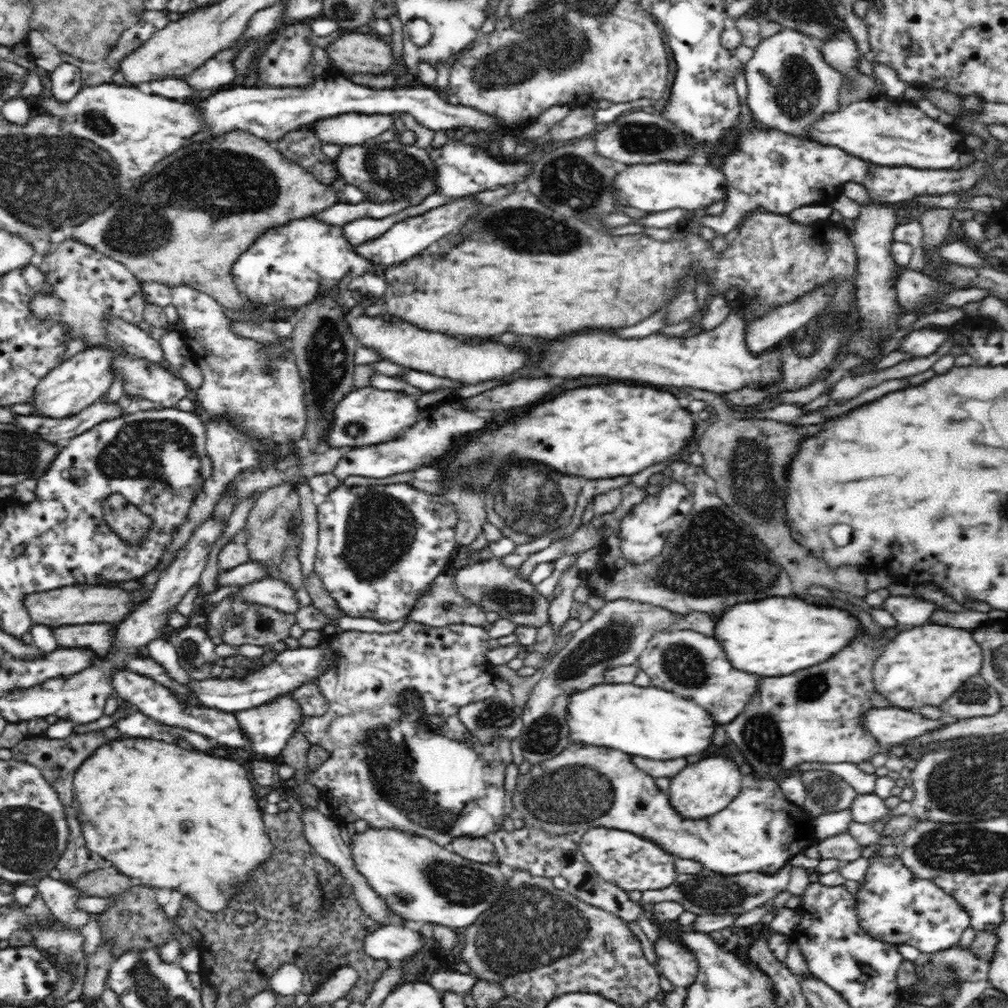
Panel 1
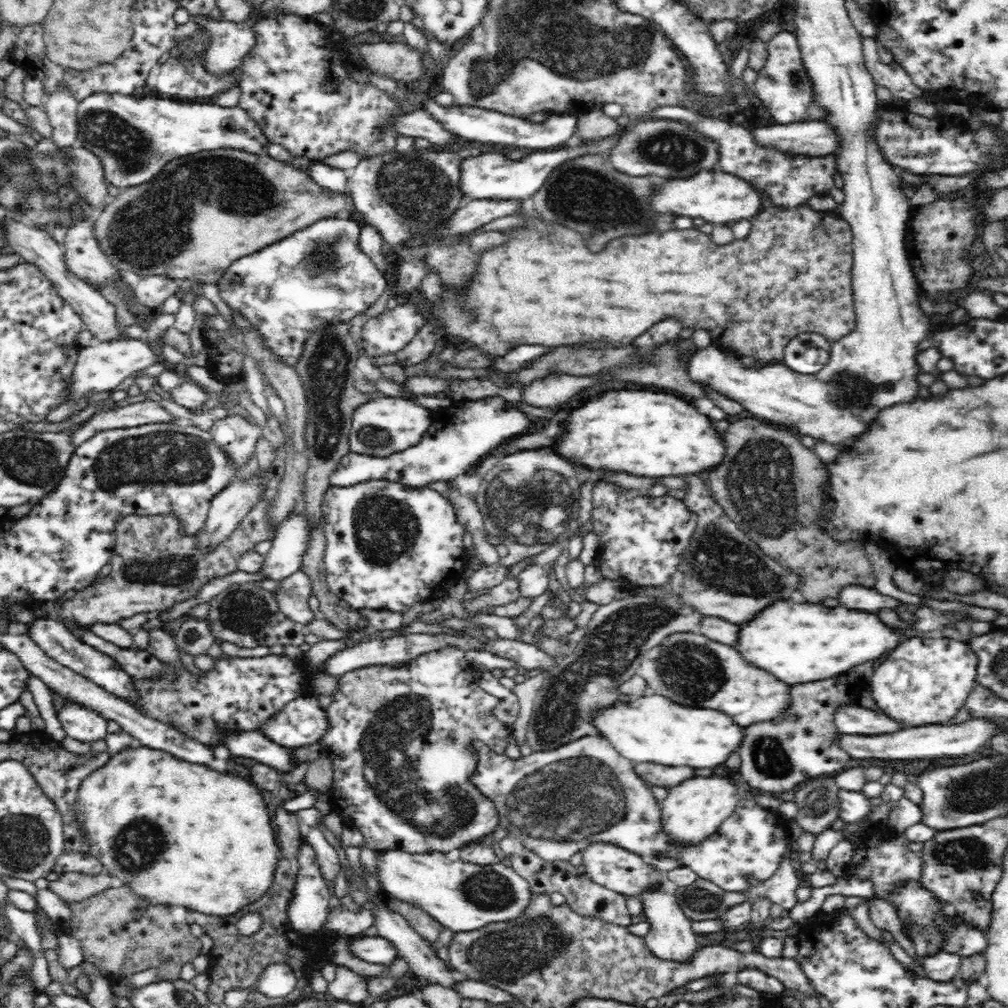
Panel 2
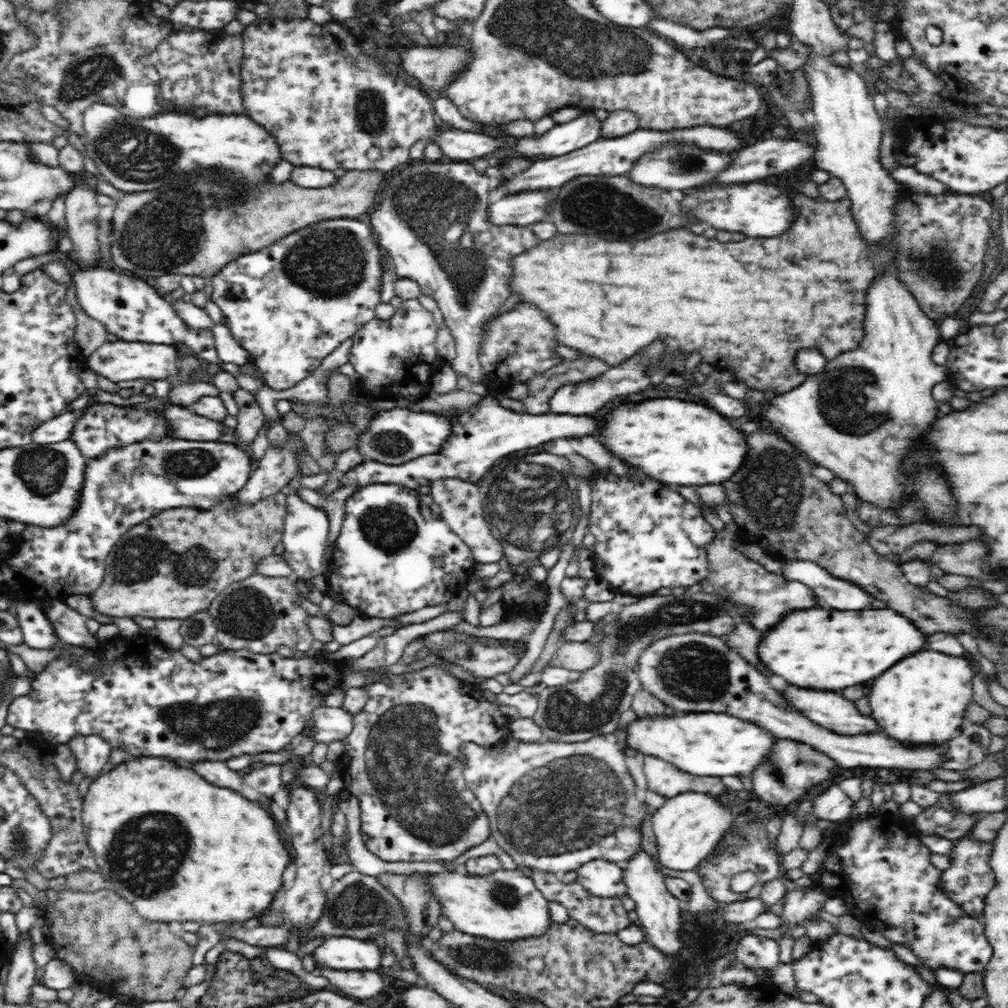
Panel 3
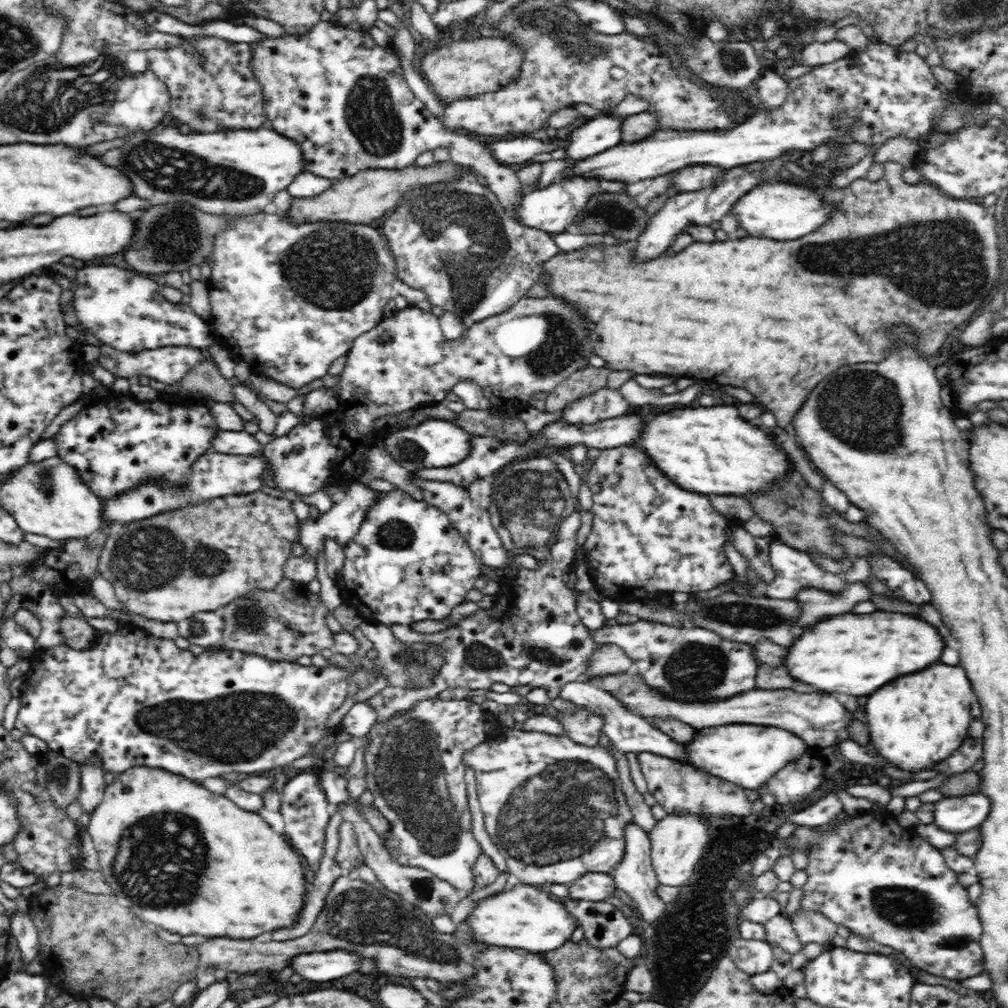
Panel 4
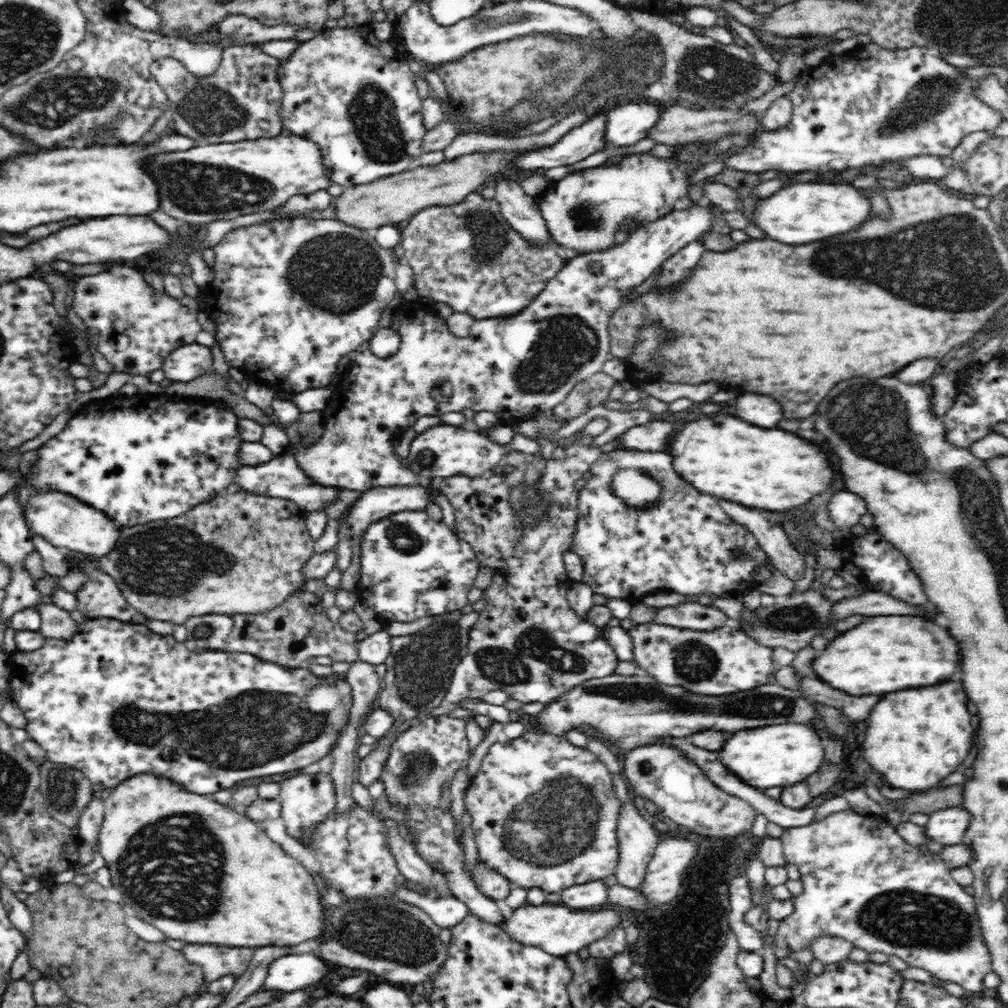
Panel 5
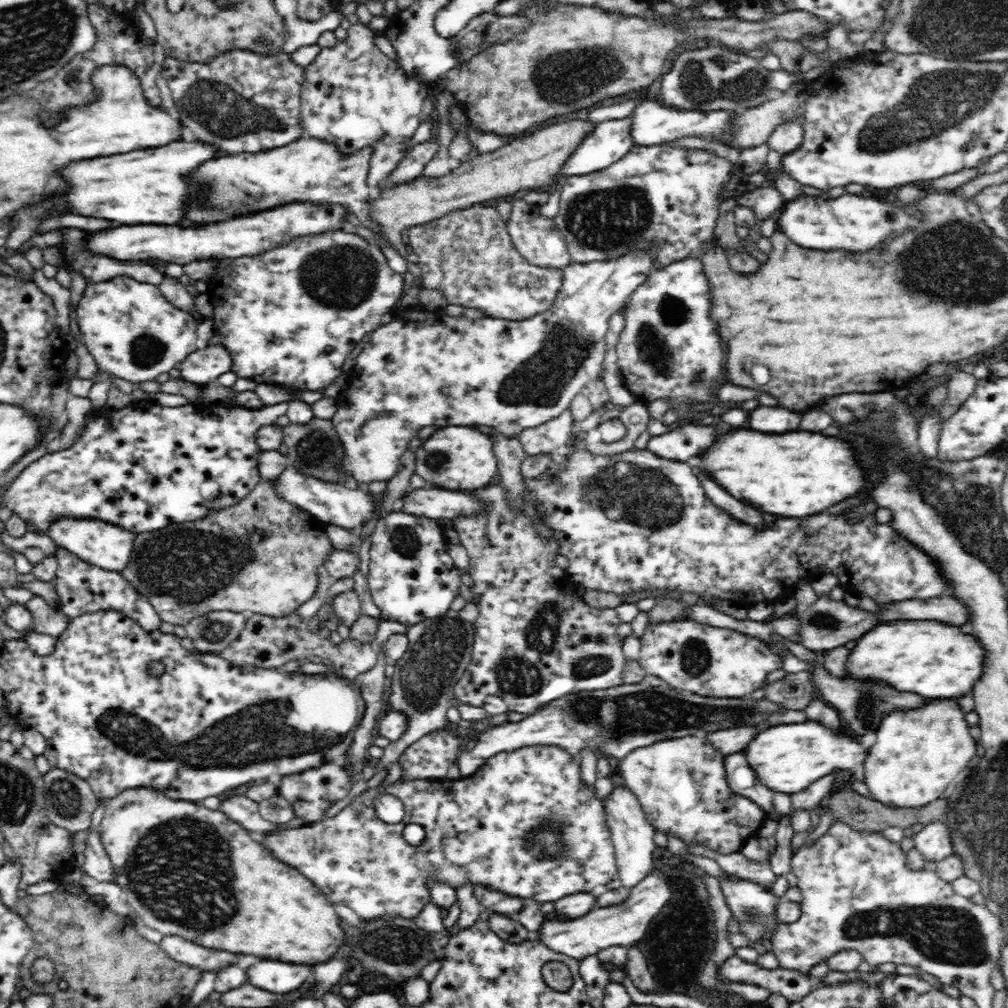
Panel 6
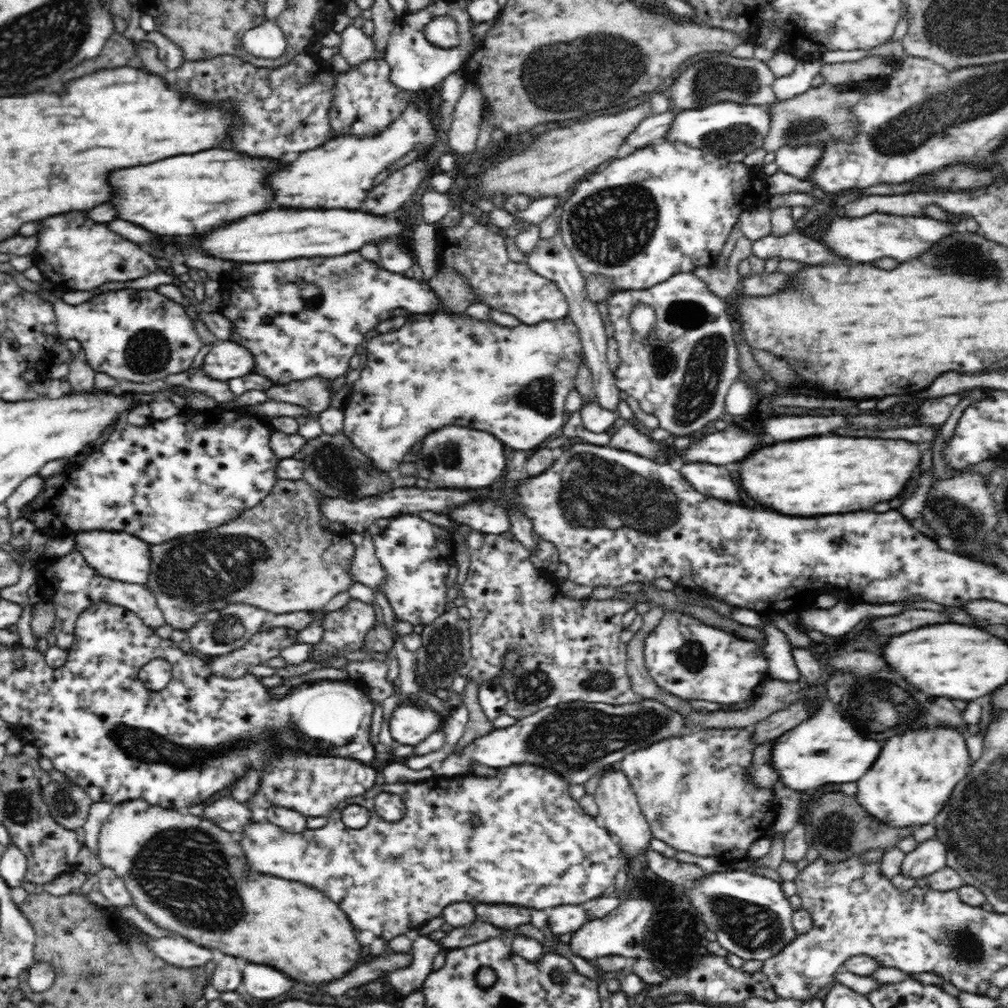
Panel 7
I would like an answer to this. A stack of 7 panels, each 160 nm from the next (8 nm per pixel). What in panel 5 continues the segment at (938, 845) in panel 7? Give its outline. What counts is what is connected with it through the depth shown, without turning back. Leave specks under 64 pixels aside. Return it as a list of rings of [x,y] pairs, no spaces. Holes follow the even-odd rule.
[[[949,806],[933,812],[922,821],[922,826],[927,840],[945,847],[960,844],[970,822],[971,816],[967,809],[963,806]]]

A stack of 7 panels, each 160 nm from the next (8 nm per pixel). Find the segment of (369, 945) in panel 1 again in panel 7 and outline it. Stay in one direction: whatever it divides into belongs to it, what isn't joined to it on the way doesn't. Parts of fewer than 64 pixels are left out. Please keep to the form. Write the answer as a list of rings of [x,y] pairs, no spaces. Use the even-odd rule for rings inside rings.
[[[248,964],[244,971],[241,991],[247,998],[264,1003],[274,1002],[286,996],[288,986],[292,988],[292,980],[278,972],[276,968],[268,968],[262,964]]]

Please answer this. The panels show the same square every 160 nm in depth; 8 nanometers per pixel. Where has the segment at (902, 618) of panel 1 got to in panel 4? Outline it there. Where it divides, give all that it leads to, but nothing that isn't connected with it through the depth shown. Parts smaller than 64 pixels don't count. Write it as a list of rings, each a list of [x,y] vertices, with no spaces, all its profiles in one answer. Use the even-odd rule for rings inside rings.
[[[770,540],[769,554],[770,563],[772,563],[772,569],[775,572],[775,579],[766,588],[765,596],[768,598],[780,600],[795,598],[800,589],[806,589],[807,587],[823,589],[831,593],[839,593],[849,585],[843,578],[840,579],[838,575],[832,574],[817,566],[808,553],[788,547],[786,543]]]

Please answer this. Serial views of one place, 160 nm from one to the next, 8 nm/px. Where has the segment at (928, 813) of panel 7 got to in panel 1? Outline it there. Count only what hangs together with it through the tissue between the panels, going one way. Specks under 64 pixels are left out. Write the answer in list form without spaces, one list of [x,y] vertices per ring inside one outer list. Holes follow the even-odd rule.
[[[924,624],[916,628],[900,629],[900,634],[894,636],[884,647],[884,652],[877,656],[873,664],[872,676],[875,684],[875,693],[888,699],[892,707],[918,710],[923,706],[935,706],[941,708],[941,704],[947,701],[962,685],[975,674],[980,673],[983,665],[983,652],[980,645],[970,634],[970,630],[955,628],[950,625]]]

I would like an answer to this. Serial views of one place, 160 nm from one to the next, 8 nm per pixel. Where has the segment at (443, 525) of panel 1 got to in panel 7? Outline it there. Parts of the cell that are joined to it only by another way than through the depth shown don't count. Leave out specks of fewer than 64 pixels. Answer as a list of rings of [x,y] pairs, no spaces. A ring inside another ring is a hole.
[[[419,514],[399,515],[390,519],[390,524],[373,536],[375,554],[381,567],[384,568],[386,578],[383,593],[388,598],[398,620],[412,625],[428,625],[449,608],[446,605],[446,589],[442,585],[451,565],[454,550],[448,546],[450,531],[440,528],[432,522],[420,518]]]

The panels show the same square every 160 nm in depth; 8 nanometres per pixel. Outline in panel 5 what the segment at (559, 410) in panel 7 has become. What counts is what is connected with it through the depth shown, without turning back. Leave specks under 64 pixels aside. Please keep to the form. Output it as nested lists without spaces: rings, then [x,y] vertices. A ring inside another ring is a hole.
[[[694,202],[688,209],[676,210],[668,213],[666,216],[660,217],[658,220],[649,221],[646,224],[638,226],[638,228],[630,233],[628,238],[621,244],[616,244],[609,249],[600,252],[588,253],[585,255],[576,255],[568,259],[563,267],[557,272],[552,280],[548,281],[548,286],[544,289],[524,310],[521,310],[513,317],[494,317],[482,320],[475,320],[468,330],[468,336],[454,336],[447,325],[447,320],[434,311],[429,309],[413,311],[409,307],[404,306],[399,309],[393,316],[390,329],[394,329],[400,335],[400,348],[387,356],[380,358],[376,356],[370,348],[370,341],[363,342],[351,354],[351,363],[349,369],[341,376],[340,381],[336,384],[336,388],[331,397],[330,406],[322,411],[322,419],[325,424],[325,431],[322,438],[315,445],[299,446],[294,450],[289,448],[298,461],[300,468],[304,470],[314,482],[326,486],[336,487],[338,489],[359,490],[364,493],[372,488],[386,487],[404,487],[420,484],[423,481],[415,472],[402,467],[401,458],[394,451],[394,441],[403,432],[411,428],[418,418],[421,416],[442,416],[449,412],[460,412],[470,409],[474,414],[479,412],[496,413],[496,418],[501,423],[514,425],[519,421],[525,421],[532,418],[535,414],[552,412],[560,403],[566,400],[569,392],[574,386],[586,381],[590,376],[597,372],[603,372],[604,362],[611,358],[609,344],[611,343],[608,325],[609,317],[617,309],[616,304],[620,304],[620,296],[626,296],[634,286],[642,284],[644,280],[648,280],[654,270],[672,254],[676,254],[686,244],[691,243],[704,235],[704,232],[710,230],[711,227],[719,227],[722,219],[722,209],[714,204],[705,205],[704,202]]]

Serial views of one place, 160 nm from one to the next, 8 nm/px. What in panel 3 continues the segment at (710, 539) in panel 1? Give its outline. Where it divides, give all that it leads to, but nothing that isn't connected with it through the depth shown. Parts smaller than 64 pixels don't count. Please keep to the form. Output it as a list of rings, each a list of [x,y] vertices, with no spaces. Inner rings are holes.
[[[728,528],[716,534],[708,546],[706,559],[709,563],[709,572],[700,582],[703,592],[726,596],[730,602],[734,602],[733,606],[752,608],[754,614],[750,614],[750,624],[754,624],[758,630],[772,628],[772,624],[776,624],[776,620],[780,620],[784,612],[823,606],[809,586],[800,581],[787,581],[782,576],[770,574],[760,564],[740,554],[734,546],[734,534],[728,532]]]

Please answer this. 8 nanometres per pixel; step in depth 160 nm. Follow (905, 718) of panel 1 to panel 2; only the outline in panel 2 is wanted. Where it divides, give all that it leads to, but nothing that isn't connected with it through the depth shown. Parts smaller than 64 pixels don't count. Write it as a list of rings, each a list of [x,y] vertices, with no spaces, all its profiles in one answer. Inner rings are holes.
[[[848,704],[839,707],[834,715],[836,730],[841,736],[844,734],[874,736],[902,730],[902,725],[893,718],[860,705]]]

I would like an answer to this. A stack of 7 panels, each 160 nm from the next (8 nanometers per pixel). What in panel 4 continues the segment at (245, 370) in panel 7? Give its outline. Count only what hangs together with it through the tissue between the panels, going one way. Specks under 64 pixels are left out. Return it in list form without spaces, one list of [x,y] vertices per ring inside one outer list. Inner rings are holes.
[[[100,345],[100,358],[97,361],[108,372],[120,378],[128,378],[128,376],[140,376],[146,374],[158,382],[164,384],[176,384],[180,382],[183,376],[186,376],[194,366],[204,361],[202,350],[194,347],[164,347],[157,349],[148,349],[139,353],[125,353],[116,350],[108,345]]]

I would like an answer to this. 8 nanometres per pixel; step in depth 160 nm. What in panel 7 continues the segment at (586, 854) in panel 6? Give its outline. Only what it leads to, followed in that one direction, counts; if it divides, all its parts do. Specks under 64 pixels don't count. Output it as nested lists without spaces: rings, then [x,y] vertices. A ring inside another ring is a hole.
[[[531,762],[500,768],[494,778],[433,776],[416,782],[375,784],[333,810],[326,826],[320,830],[291,833],[280,831],[268,821],[251,819],[239,832],[239,843],[243,845],[252,872],[300,880],[324,892],[347,914],[356,931],[368,930],[375,938],[390,941],[401,934],[417,933],[429,920],[442,917],[449,904],[504,904],[547,911],[600,897],[615,883],[616,874],[624,864],[623,855],[619,843],[610,838],[611,833],[600,828],[594,818],[584,814],[580,804],[568,796],[569,785],[555,770]],[[383,792],[402,799],[406,810],[400,820],[390,822],[376,812],[375,798]],[[349,804],[360,804],[368,809],[370,819],[366,826],[352,829],[341,822],[341,812]],[[472,817],[480,820],[477,828],[472,829],[470,825]]]

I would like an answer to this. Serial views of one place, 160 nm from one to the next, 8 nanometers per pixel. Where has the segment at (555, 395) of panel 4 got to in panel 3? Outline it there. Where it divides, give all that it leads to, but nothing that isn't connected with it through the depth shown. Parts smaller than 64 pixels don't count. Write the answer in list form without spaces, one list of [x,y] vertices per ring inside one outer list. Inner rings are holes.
[[[584,355],[577,360],[564,359],[557,367],[536,375],[527,382],[529,396],[523,399],[526,412],[532,415],[550,413],[550,399],[556,390],[582,381],[601,377],[609,369],[606,362]]]

